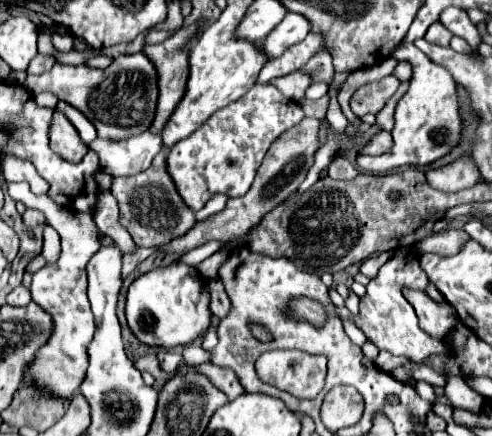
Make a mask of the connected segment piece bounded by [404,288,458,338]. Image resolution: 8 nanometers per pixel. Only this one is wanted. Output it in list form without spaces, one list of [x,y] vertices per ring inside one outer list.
[[[404,288],[404,298],[412,298],[412,306],[416,310],[420,328],[424,328],[424,332],[444,338],[450,334],[452,328],[456,328],[458,314],[454,306],[450,306],[448,302],[438,304],[426,292],[410,290],[410,288]]]

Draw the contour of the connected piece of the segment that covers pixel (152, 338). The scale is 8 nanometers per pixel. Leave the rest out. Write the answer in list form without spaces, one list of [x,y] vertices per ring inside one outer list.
[[[170,264],[142,274],[128,290],[126,318],[134,336],[150,346],[186,346],[204,336],[210,326],[210,290],[194,266]]]

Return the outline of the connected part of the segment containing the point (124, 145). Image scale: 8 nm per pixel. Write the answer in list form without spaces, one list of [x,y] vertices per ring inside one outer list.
[[[148,130],[126,142],[108,142],[100,138],[90,142],[90,150],[98,152],[102,168],[132,168],[132,174],[148,168],[162,146],[160,134],[156,136]]]

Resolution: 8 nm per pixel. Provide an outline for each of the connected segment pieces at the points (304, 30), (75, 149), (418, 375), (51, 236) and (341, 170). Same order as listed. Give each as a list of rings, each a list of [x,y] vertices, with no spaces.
[[[288,12],[284,22],[280,22],[280,26],[276,26],[276,30],[272,30],[272,34],[268,34],[268,38],[260,44],[260,48],[270,58],[276,58],[288,46],[302,42],[308,36],[308,32],[310,32],[310,20],[304,18],[302,14]]]
[[[54,110],[48,138],[50,138],[50,148],[64,160],[80,162],[80,158],[84,158],[84,154],[88,152],[88,146],[80,140],[76,128],[58,110]]]
[[[408,361],[403,365],[403,367],[411,373],[412,378],[416,381],[424,380],[440,387],[446,385],[446,378],[436,373],[429,366],[419,365],[412,361]]]
[[[46,226],[44,228],[44,250],[42,250],[42,256],[46,258],[46,262],[54,262],[58,258],[58,242],[60,242],[60,236],[58,232],[52,228],[52,226]]]
[[[336,158],[336,162],[328,168],[328,176],[334,180],[352,180],[358,176],[358,170],[346,158]]]

